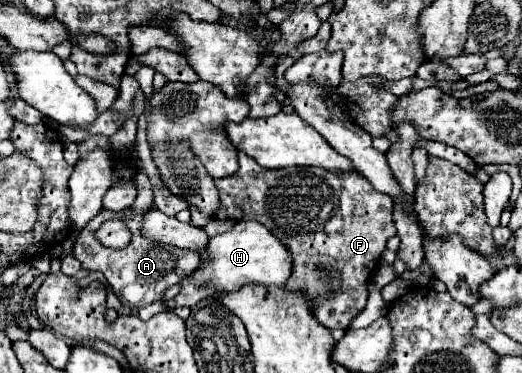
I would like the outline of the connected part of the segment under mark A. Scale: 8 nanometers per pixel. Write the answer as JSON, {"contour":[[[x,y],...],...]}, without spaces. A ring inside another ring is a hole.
{"contour":[[[125,209],[123,213],[99,211],[99,215],[95,215],[85,225],[85,229],[79,233],[79,237],[75,241],[75,249],[73,249],[73,255],[81,261],[81,265],[85,269],[101,271],[105,275],[105,279],[113,287],[115,295],[129,309],[139,309],[143,305],[159,301],[163,297],[165,289],[169,289],[171,285],[175,285],[183,277],[187,277],[191,271],[195,271],[199,267],[199,261],[201,261],[201,255],[193,249],[175,249],[171,245],[159,245],[155,241],[143,239],[140,232],[143,215],[145,213],[132,214],[129,209]],[[109,219],[121,219],[129,227],[131,243],[127,247],[109,249],[109,247],[101,245],[101,241],[95,237],[95,231],[101,227],[101,223],[105,223]]]}

